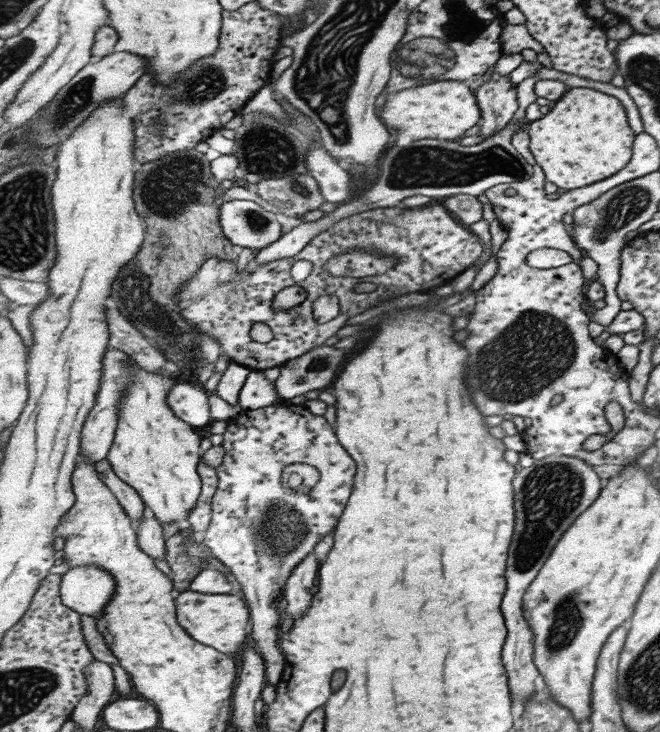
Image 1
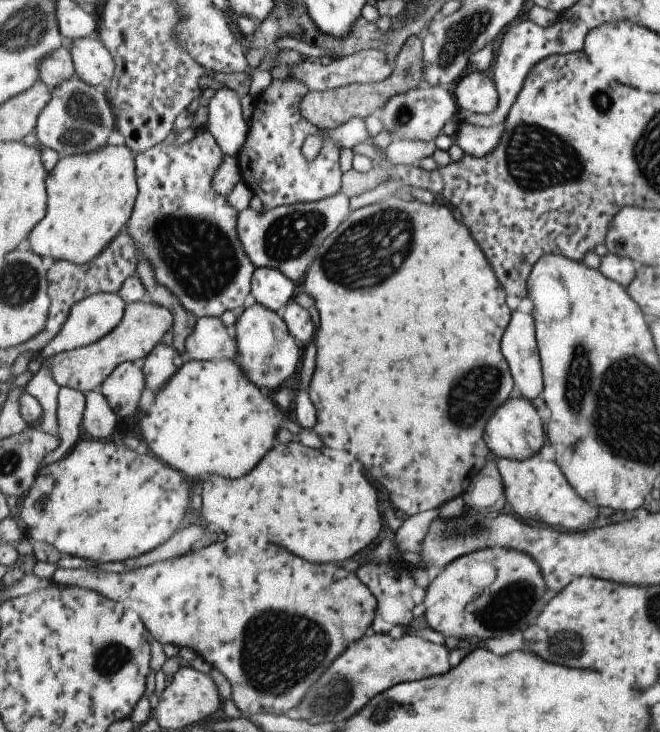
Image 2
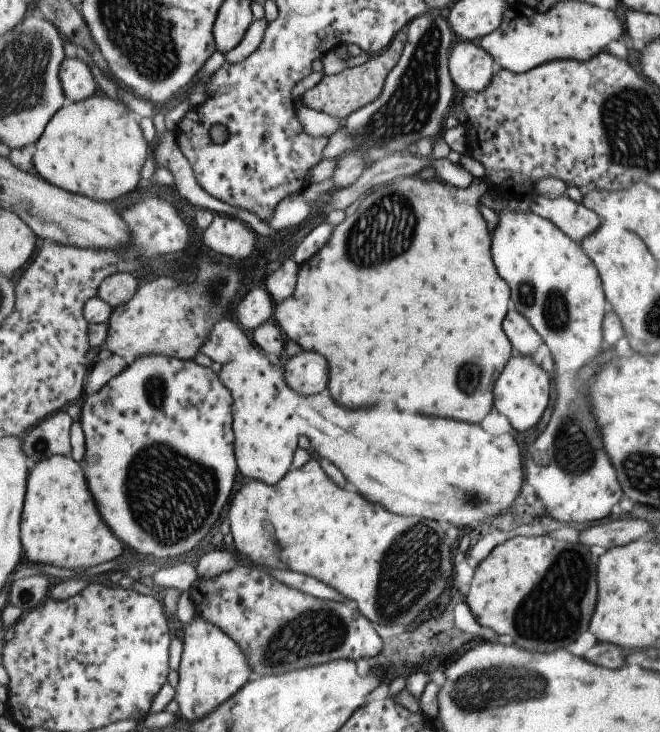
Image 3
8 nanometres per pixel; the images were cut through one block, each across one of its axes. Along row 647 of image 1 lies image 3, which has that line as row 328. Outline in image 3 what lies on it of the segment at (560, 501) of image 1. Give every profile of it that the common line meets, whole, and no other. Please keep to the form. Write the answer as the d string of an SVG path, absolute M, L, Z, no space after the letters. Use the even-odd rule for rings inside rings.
M517 309L508 312L505 319L505 334L512 339L515 350L523 356L535 356L544 343L544 338Z

